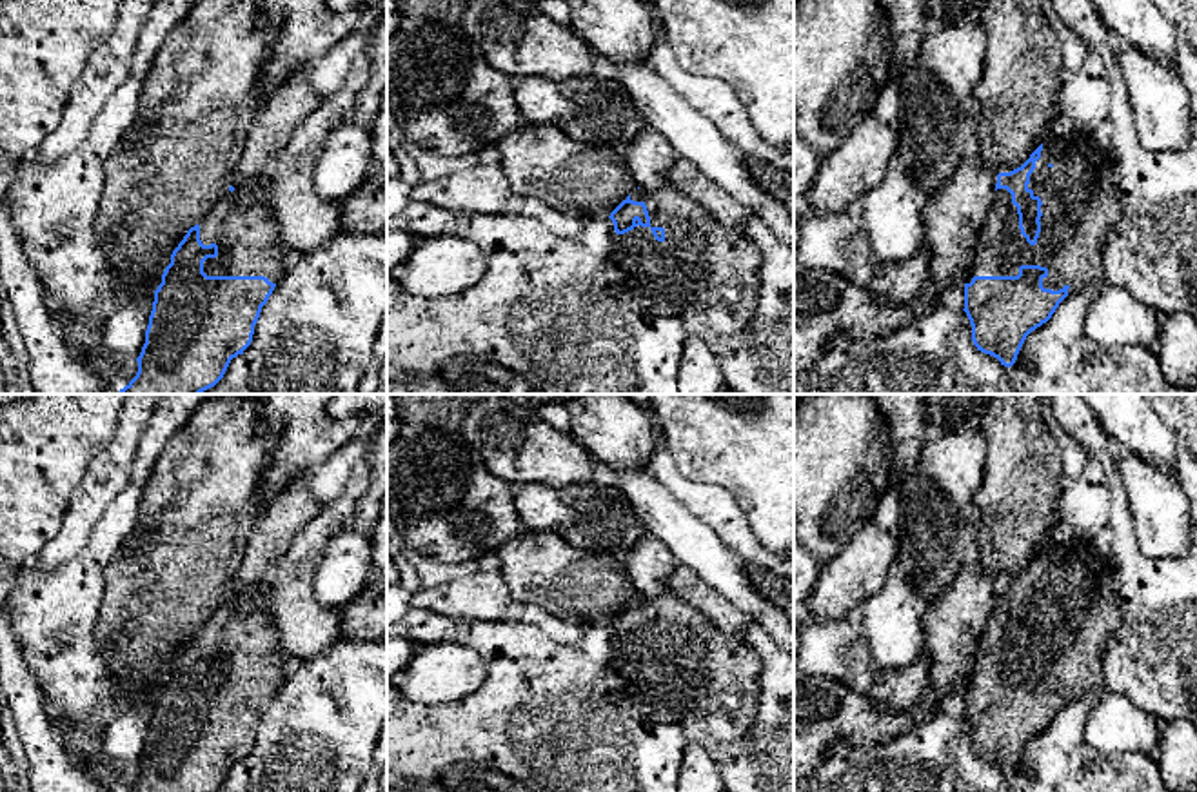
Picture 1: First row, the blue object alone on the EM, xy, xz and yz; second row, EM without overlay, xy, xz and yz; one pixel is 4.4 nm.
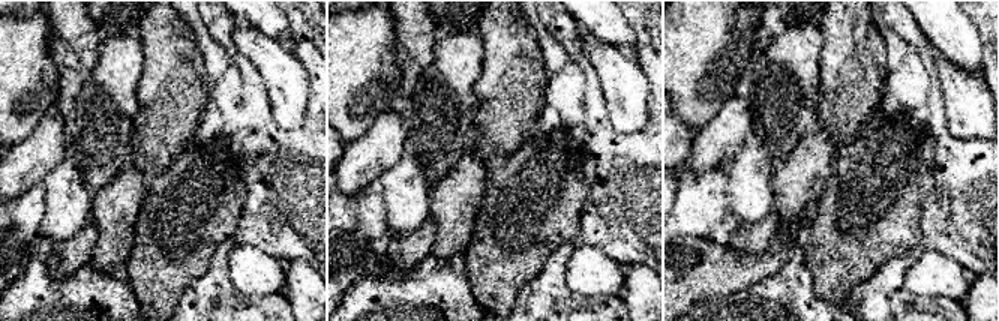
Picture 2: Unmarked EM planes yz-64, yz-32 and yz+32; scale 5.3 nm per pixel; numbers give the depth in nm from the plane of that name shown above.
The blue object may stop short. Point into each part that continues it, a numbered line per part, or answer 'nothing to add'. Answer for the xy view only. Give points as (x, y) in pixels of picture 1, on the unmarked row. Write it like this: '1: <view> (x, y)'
1: xy (247, 643)

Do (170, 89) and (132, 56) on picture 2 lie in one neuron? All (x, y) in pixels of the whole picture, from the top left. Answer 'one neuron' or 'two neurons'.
two neurons

